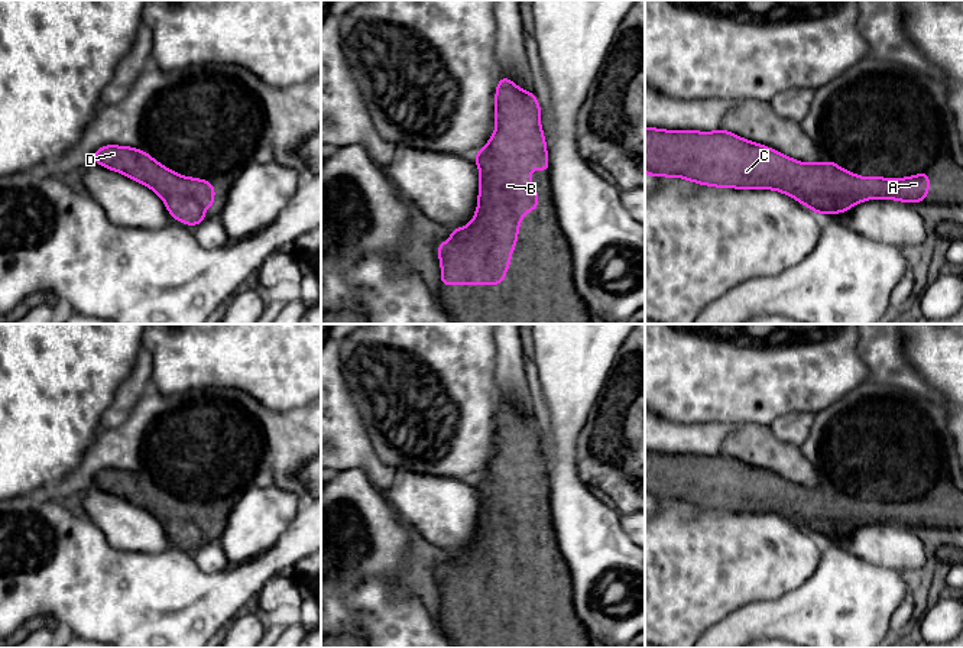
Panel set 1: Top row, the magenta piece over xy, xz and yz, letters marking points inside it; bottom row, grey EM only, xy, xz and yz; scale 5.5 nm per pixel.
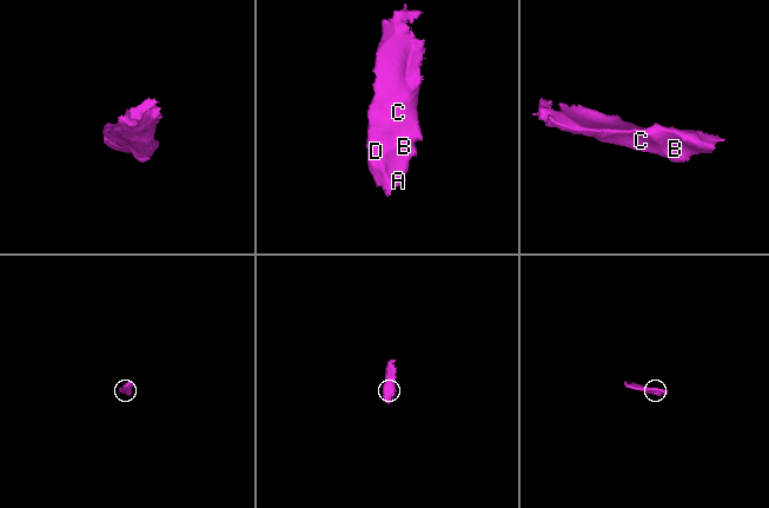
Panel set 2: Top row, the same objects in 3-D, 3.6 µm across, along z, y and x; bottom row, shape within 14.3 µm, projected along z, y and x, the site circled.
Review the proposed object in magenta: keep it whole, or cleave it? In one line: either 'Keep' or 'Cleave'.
Keep

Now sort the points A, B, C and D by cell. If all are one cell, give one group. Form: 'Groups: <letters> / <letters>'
Groups: A B C D

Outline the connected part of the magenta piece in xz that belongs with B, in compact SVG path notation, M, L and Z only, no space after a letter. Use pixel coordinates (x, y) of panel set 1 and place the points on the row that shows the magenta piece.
M499 77L495 120L495 133L487 145L473 155L480 174L476 214L466 227L450 230L451 239L441 242L437 247L441 263L441 286L503 284L510 266L510 255L516 247L519 223L526 213L539 207L538 192L528 176L534 172L535 165L542 174L548 174L549 161L536 95L521 90L512 80Z

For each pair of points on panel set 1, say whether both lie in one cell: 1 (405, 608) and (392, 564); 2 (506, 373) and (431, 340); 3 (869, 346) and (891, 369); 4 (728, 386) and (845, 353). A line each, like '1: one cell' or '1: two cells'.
1: two cells
2: two cells
3: one cell
4: one cell

